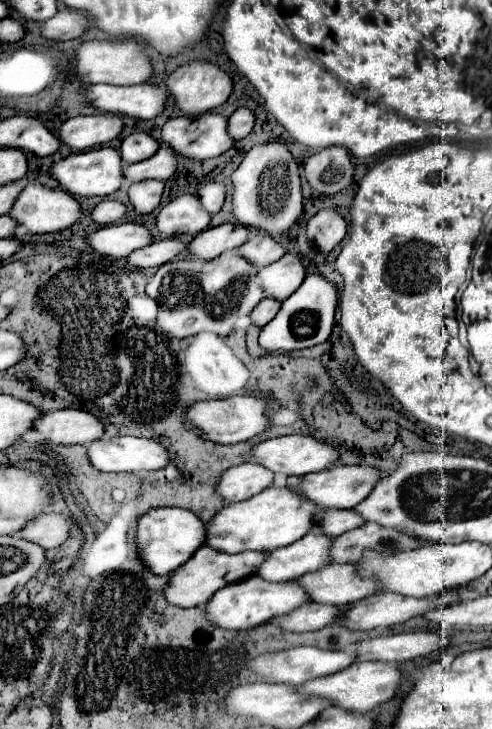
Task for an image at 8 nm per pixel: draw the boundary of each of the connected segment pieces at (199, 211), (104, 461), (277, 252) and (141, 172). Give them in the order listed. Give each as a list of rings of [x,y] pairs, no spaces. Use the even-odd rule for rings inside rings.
[[[184,194],[170,204],[166,204],[158,218],[156,218],[156,228],[158,232],[166,236],[176,236],[176,234],[198,234],[206,230],[210,224],[208,212],[202,208],[200,200],[194,194]]]
[[[118,436],[86,446],[92,466],[100,472],[148,472],[168,464],[166,448],[156,440]]]
[[[258,232],[256,236],[252,236],[236,252],[242,258],[246,258],[248,262],[256,264],[258,268],[268,266],[286,254],[286,250],[274,238],[270,238],[266,232]]]
[[[160,144],[152,158],[124,166],[124,186],[128,188],[142,180],[168,180],[174,174],[176,164],[176,154],[166,144]]]

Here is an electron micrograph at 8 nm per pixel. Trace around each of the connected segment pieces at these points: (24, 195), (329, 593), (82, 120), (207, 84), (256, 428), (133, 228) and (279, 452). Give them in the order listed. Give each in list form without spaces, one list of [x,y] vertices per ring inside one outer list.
[[[30,182],[16,198],[16,202],[10,210],[10,216],[18,222],[15,237],[19,238],[27,234],[46,234],[64,230],[64,228],[72,226],[74,222],[78,222],[78,218],[82,216],[82,208],[74,200],[74,196],[64,194],[64,190],[48,188],[48,186],[40,186],[40,184]]]
[[[328,564],[316,574],[304,574],[296,582],[304,588],[310,602],[348,606],[366,596],[376,594],[378,582],[372,578],[360,578],[352,564]]]
[[[94,114],[94,116],[76,116],[66,120],[58,138],[72,150],[84,152],[88,148],[106,144],[114,140],[122,130],[122,120],[114,114]]]
[[[190,62],[190,64],[182,64],[178,66],[166,80],[166,90],[170,92],[170,96],[174,98],[174,106],[178,106],[178,110],[184,116],[200,116],[204,112],[214,110],[216,106],[224,104],[232,92],[232,80],[230,76],[220,70],[216,64],[210,62]]]
[[[230,396],[222,400],[200,400],[188,406],[184,414],[186,426],[196,430],[210,442],[216,444],[238,444],[254,438],[268,428],[268,404],[264,398],[256,396]]]
[[[108,224],[86,236],[86,244],[100,256],[126,258],[132,250],[148,246],[152,232],[140,224]]]
[[[282,436],[282,438],[264,440],[252,446],[246,456],[250,462],[262,464],[274,474],[284,474],[284,476],[304,476],[310,472],[320,472],[338,460],[338,452],[330,444],[318,442],[312,436]]]

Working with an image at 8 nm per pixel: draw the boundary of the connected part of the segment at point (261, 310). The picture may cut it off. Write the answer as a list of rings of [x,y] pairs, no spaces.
[[[264,298],[260,300],[260,304],[250,312],[250,318],[252,318],[252,324],[262,328],[266,326],[280,310],[280,302],[278,300],[272,300],[272,298]]]

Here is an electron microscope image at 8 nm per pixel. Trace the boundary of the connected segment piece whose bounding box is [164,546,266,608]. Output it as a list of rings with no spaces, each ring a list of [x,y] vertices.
[[[200,546],[192,558],[176,568],[170,574],[168,586],[164,586],[164,598],[172,604],[172,606],[180,606],[180,608],[192,608],[192,606],[204,606],[212,594],[220,588],[224,588],[226,584],[232,582],[240,582],[246,576],[252,576],[258,566],[264,562],[266,552],[240,552],[240,554],[226,554],[226,552],[218,552],[212,550],[208,546]]]

